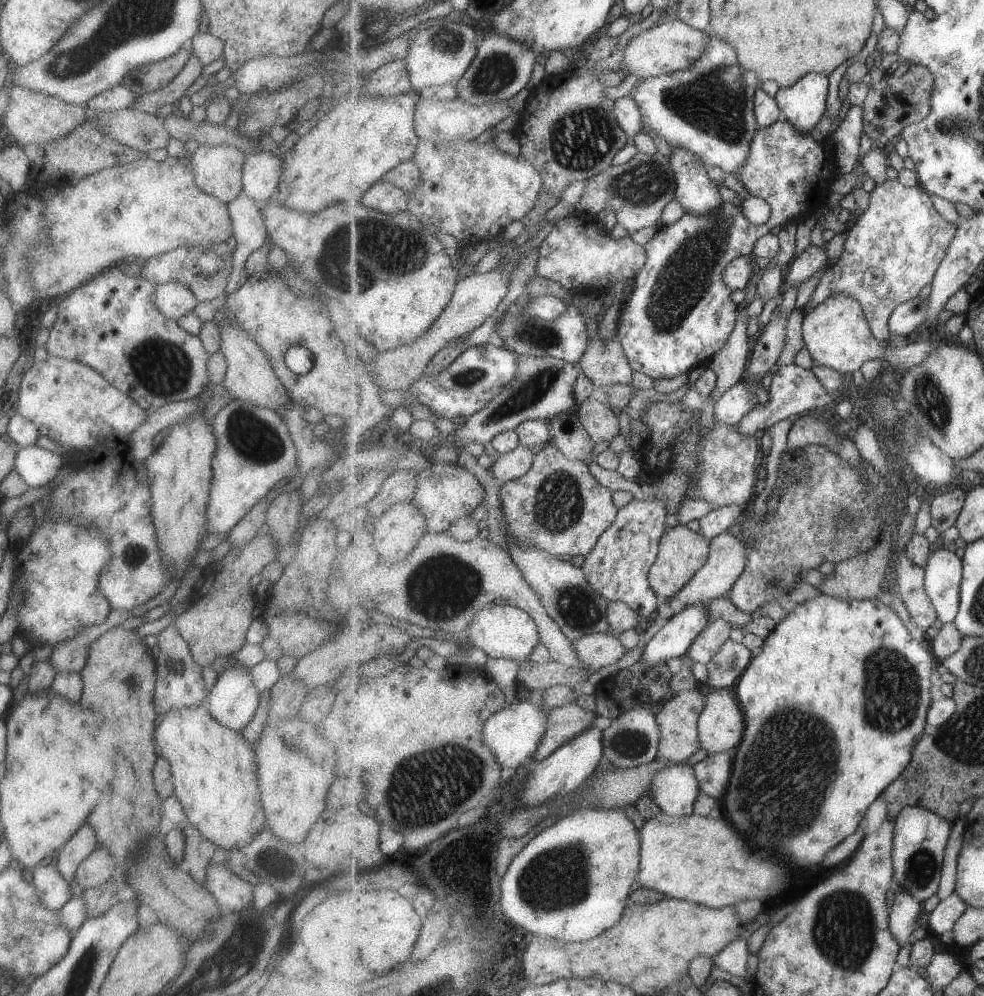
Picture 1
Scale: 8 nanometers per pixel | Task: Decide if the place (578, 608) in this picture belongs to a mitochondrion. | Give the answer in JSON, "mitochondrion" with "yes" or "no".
{"mitochondrion":"yes"}

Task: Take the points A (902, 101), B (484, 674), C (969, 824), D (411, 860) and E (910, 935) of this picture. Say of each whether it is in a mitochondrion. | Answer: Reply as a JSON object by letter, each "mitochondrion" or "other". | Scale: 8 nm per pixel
{"A":"other","B":"other","C":"other","D":"other","E":"other"}

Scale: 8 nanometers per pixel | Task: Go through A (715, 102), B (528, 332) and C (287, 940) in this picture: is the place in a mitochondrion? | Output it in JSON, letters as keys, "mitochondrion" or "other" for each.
{"A":"mitochondrion","B":"mitochondrion","C":"other"}

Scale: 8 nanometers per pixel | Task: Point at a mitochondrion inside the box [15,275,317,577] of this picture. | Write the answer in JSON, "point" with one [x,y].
{"point":[158,366]}

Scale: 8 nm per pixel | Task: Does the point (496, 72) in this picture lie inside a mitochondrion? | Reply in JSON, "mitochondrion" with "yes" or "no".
{"mitochondrion":"yes"}

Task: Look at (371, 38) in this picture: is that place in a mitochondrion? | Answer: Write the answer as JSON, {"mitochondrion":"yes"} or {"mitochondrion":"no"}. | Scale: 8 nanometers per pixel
{"mitochondrion":"no"}

